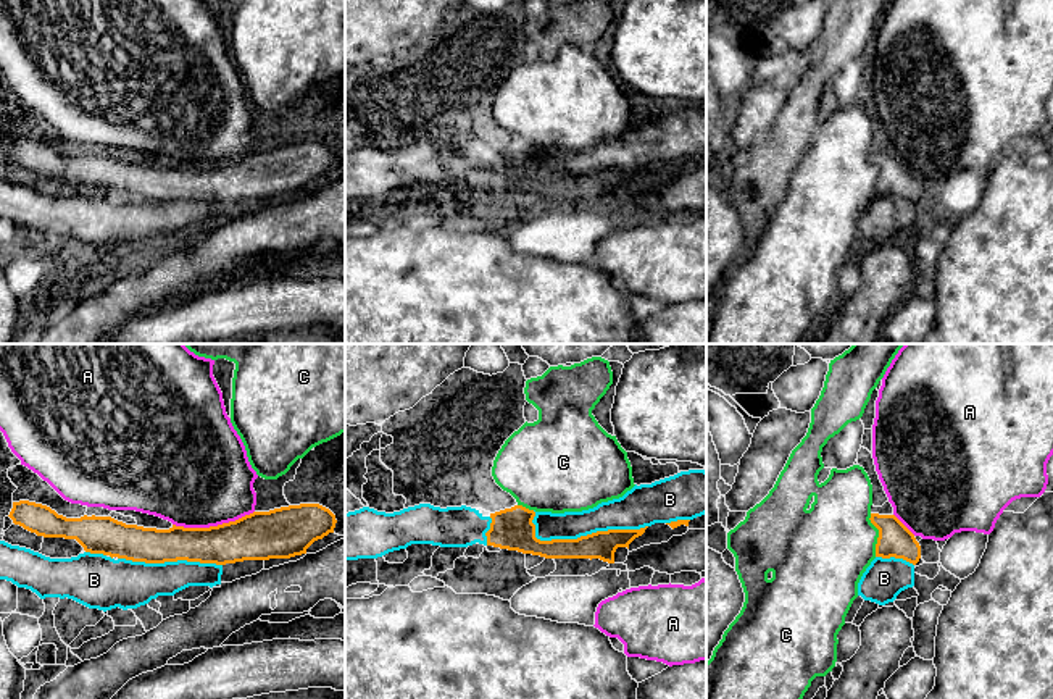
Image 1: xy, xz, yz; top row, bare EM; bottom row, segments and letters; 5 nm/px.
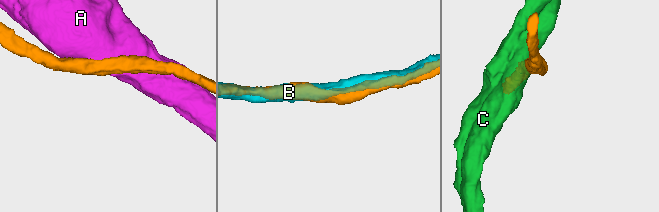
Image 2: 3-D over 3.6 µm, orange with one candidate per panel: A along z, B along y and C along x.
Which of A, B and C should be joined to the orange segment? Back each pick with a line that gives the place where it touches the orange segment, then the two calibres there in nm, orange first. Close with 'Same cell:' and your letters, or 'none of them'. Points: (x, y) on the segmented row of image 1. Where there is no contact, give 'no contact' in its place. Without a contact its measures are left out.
B: xz (584, 536) | 140/170 nm
Same cell: B

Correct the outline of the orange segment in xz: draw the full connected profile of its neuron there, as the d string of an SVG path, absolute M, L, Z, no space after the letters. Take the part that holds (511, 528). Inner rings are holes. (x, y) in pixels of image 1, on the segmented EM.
M514 505L490 513L490 529L485 533L487 546L540 555L545 559L600 559L614 563L618 547L629 544L645 533L640 529L608 529L597 531L577 539L540 541L535 538L534 510Z

